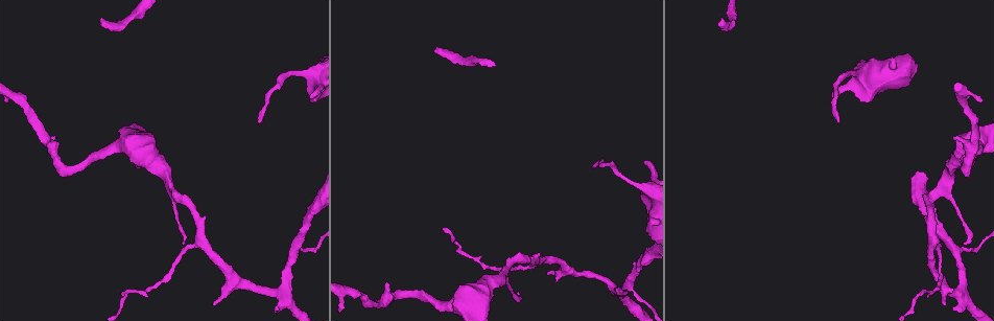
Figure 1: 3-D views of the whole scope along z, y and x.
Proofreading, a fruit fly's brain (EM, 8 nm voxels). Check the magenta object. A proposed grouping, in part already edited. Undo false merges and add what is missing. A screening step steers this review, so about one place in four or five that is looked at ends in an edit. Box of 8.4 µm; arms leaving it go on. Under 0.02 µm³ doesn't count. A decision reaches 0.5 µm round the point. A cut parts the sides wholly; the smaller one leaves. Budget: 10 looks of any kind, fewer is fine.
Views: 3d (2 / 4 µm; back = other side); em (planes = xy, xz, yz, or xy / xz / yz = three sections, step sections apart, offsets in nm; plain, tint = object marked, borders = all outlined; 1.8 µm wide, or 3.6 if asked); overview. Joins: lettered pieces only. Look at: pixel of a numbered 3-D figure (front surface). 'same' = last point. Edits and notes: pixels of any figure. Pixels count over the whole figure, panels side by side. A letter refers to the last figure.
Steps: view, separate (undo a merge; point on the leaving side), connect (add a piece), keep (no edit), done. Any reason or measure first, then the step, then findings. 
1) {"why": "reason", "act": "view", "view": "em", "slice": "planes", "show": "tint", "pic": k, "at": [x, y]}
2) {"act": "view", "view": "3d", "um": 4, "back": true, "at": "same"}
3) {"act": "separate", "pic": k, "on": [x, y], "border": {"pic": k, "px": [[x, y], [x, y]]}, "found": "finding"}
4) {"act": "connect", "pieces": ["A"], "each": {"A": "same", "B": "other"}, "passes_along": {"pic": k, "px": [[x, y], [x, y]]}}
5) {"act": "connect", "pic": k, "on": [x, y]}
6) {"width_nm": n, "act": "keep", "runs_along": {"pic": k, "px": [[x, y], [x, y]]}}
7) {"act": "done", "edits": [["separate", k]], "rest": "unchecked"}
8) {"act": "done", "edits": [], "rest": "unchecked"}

{"why": "two arms in line, one across", "act": "view", "view": "em", "slice": "xy", "step": 4, "show": "tint", "pic": 1, "at": [627, 285]}

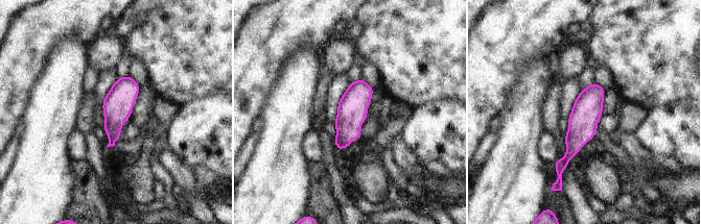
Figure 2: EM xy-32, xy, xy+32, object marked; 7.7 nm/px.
{"act": "view", "view": "em", "slice": "planes", "show": "borders", "at": "same"}

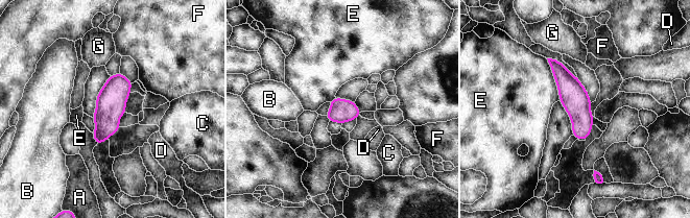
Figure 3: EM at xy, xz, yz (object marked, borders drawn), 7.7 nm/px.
{"longest_contact_nm": ["E", 340], "act": "keep", "each": {"A": "other", "B": "other", "C": "other", "D": "other", "E": "other", "F": "other", "G": "other"}, "border": {"pic": 3, "px": [[546, 58], [560, 100]]}, "found": "one neuron here"}

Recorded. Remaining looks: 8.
{"why": "three-way junction", "act": "view", "view": "3d", "um": 4, "pic": 1, "at": [930, 241]}

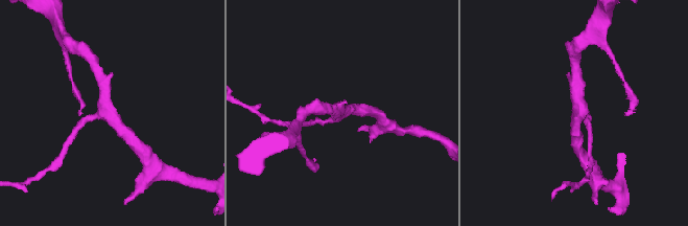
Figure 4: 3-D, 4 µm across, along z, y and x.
{"arms": 3, "act": "view", "view": "em", "slice": "xy", "step": 16, "show": "tint", "pic": 4, "at": [104, 109]}

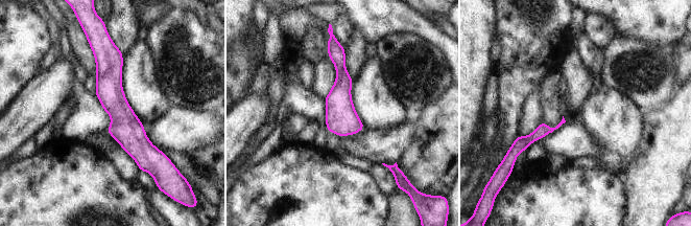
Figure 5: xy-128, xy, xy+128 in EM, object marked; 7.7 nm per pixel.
{"act": "view", "view": "em", "slice": "planes", "show": "borders", "at": "same"}

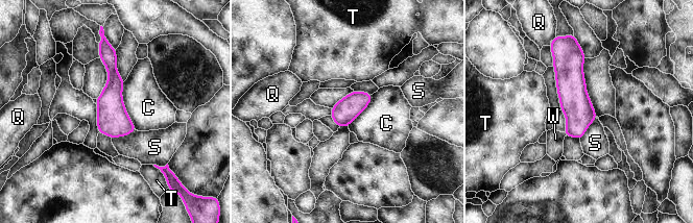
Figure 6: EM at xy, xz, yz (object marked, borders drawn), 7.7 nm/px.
{"act": "keep", "each": {"C": "other", "Q": "other", "S": "other", "T": "other", "W": "other"}, "border": {"pic": 6, "px": [[124, 80], [123, 104], [137, 129]]}, "found": "continuous, no second neuron"}

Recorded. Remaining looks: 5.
{"why": "an open end", "act": "view", "view": "em", "slice": "planes", "show": "borders", "pic": 1, "at": [103, 21]}

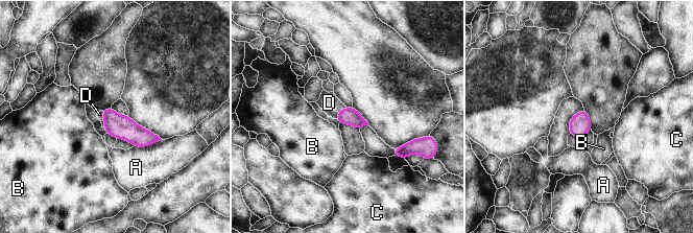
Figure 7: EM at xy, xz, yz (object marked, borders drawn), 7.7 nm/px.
{"act": "connect", "pieces": ["D"], "each": {"A": "other", "B": "other", "C": "other", "D": "same"}, "passes_along": {"pic": 7, "px": [[121, 126], [103, 119], [99, 114]]}, "found": "it goes on there"}

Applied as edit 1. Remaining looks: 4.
{"act": "done", "edits": [["connect", 7]], "rest": "unchecked"}

